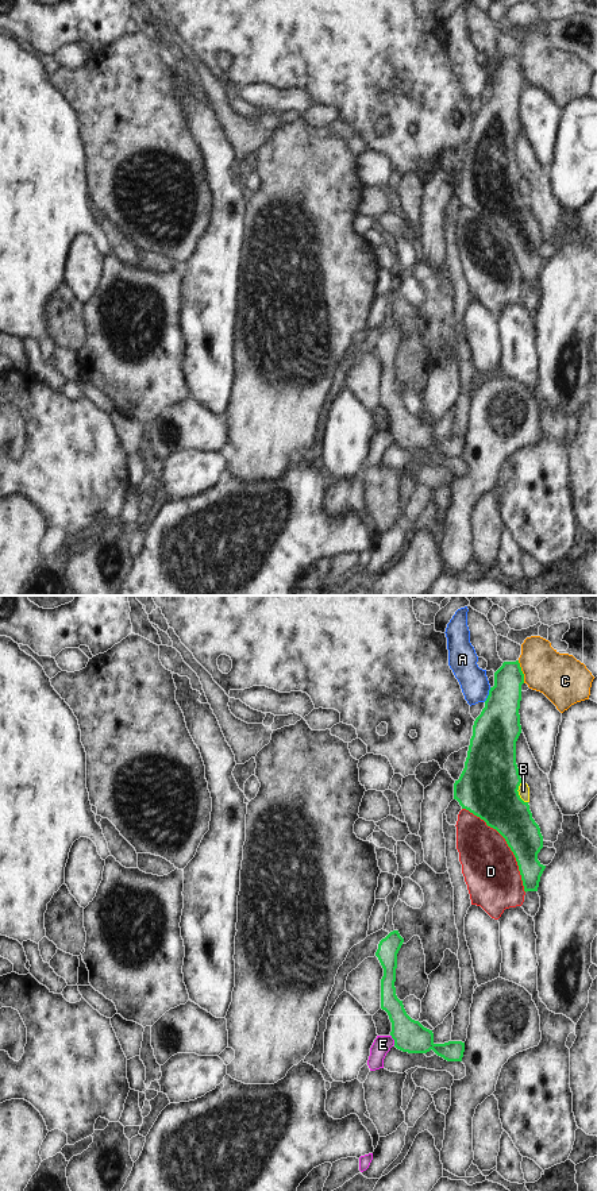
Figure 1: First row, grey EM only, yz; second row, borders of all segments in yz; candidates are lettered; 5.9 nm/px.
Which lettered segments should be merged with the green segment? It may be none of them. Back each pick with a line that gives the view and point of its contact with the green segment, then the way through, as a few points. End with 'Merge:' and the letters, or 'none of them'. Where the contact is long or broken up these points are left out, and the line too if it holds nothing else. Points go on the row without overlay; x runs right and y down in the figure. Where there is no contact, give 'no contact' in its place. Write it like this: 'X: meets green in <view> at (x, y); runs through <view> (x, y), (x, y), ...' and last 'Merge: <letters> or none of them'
Merge: none of them

